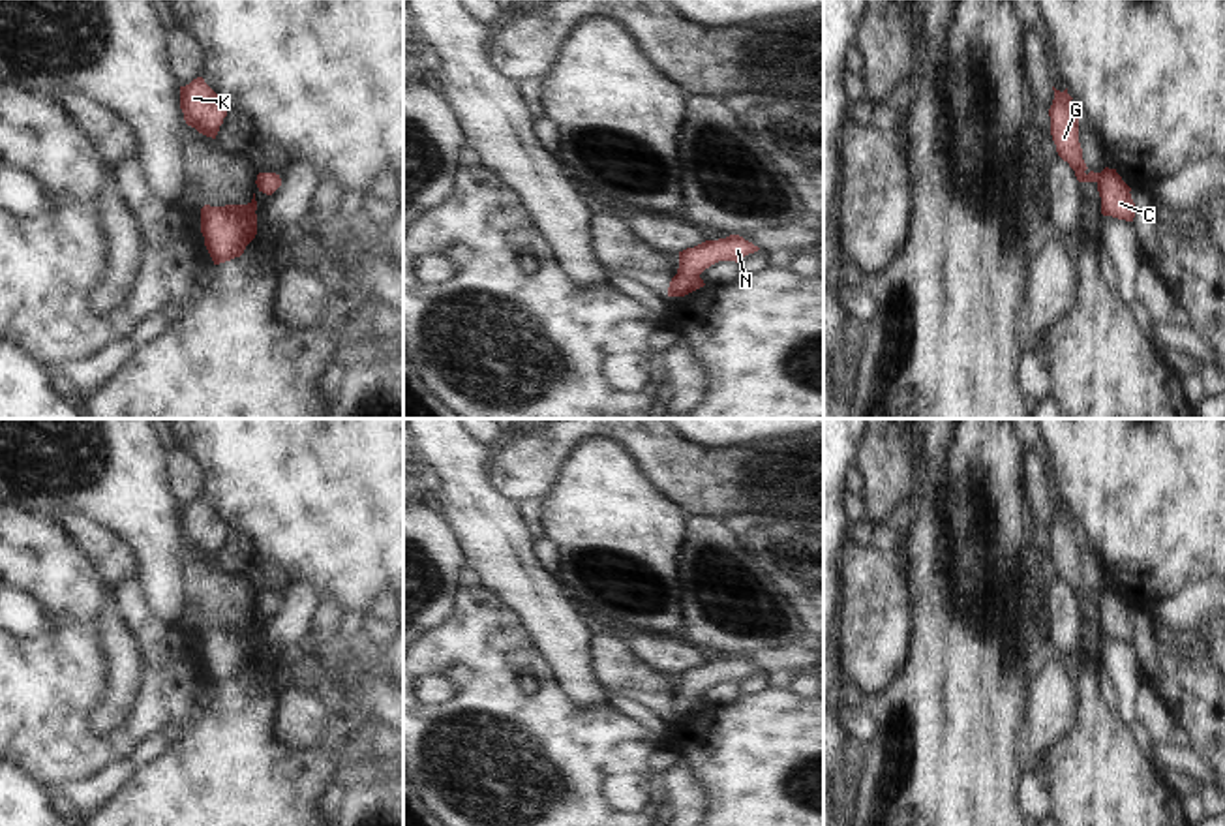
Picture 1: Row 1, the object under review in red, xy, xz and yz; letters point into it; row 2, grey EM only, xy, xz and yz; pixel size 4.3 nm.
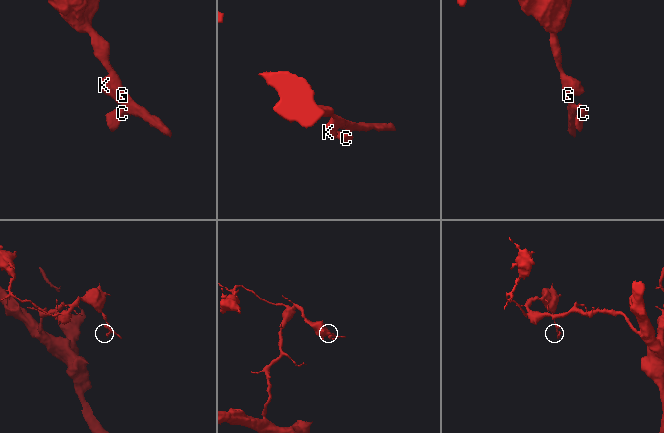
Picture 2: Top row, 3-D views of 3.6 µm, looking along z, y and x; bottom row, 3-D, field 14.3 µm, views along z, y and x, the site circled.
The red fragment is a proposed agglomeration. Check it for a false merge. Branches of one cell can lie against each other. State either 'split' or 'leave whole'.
leave whole

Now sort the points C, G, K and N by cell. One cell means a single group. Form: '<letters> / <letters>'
C G K N

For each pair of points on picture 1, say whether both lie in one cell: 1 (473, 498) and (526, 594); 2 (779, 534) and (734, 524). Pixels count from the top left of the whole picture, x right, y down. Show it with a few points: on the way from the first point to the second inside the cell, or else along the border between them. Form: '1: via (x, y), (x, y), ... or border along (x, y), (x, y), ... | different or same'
1: via (483, 522), (511, 569) | same
2: via (768, 534), (745, 526) | same

